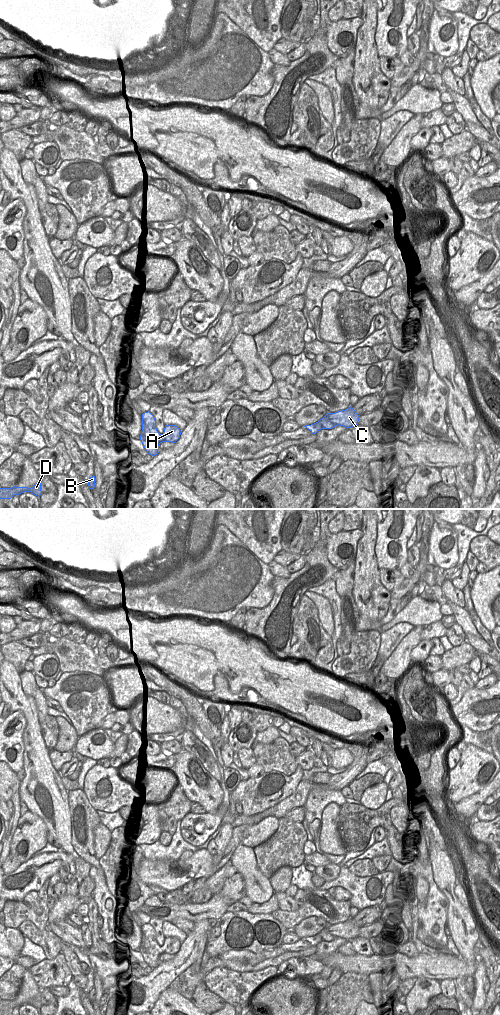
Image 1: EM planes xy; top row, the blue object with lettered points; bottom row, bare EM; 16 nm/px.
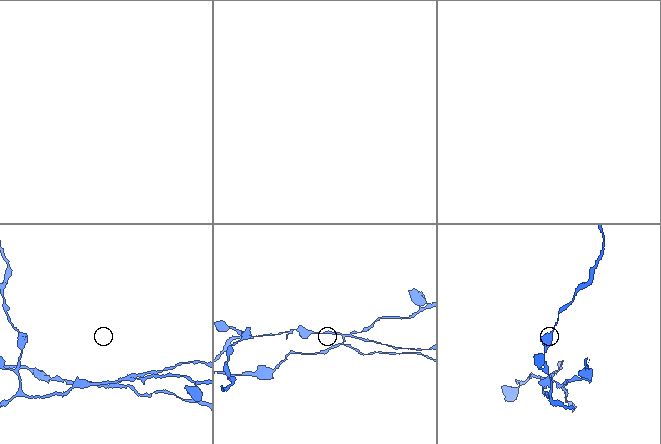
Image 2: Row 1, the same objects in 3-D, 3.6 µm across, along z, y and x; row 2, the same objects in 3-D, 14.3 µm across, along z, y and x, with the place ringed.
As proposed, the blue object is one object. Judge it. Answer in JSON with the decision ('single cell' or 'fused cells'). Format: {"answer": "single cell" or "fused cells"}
{"answer": "fused cells"}

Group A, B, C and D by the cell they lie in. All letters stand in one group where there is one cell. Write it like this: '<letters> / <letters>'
A B D / C

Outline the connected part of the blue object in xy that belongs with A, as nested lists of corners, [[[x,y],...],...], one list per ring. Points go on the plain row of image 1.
[[[148,923],[142,926],[142,943],[140,952],[151,968],[156,968],[158,958],[162,954],[175,955],[181,947],[181,942],[175,937],[165,937],[164,944],[160,946],[156,940],[156,932],[154,928]]]

